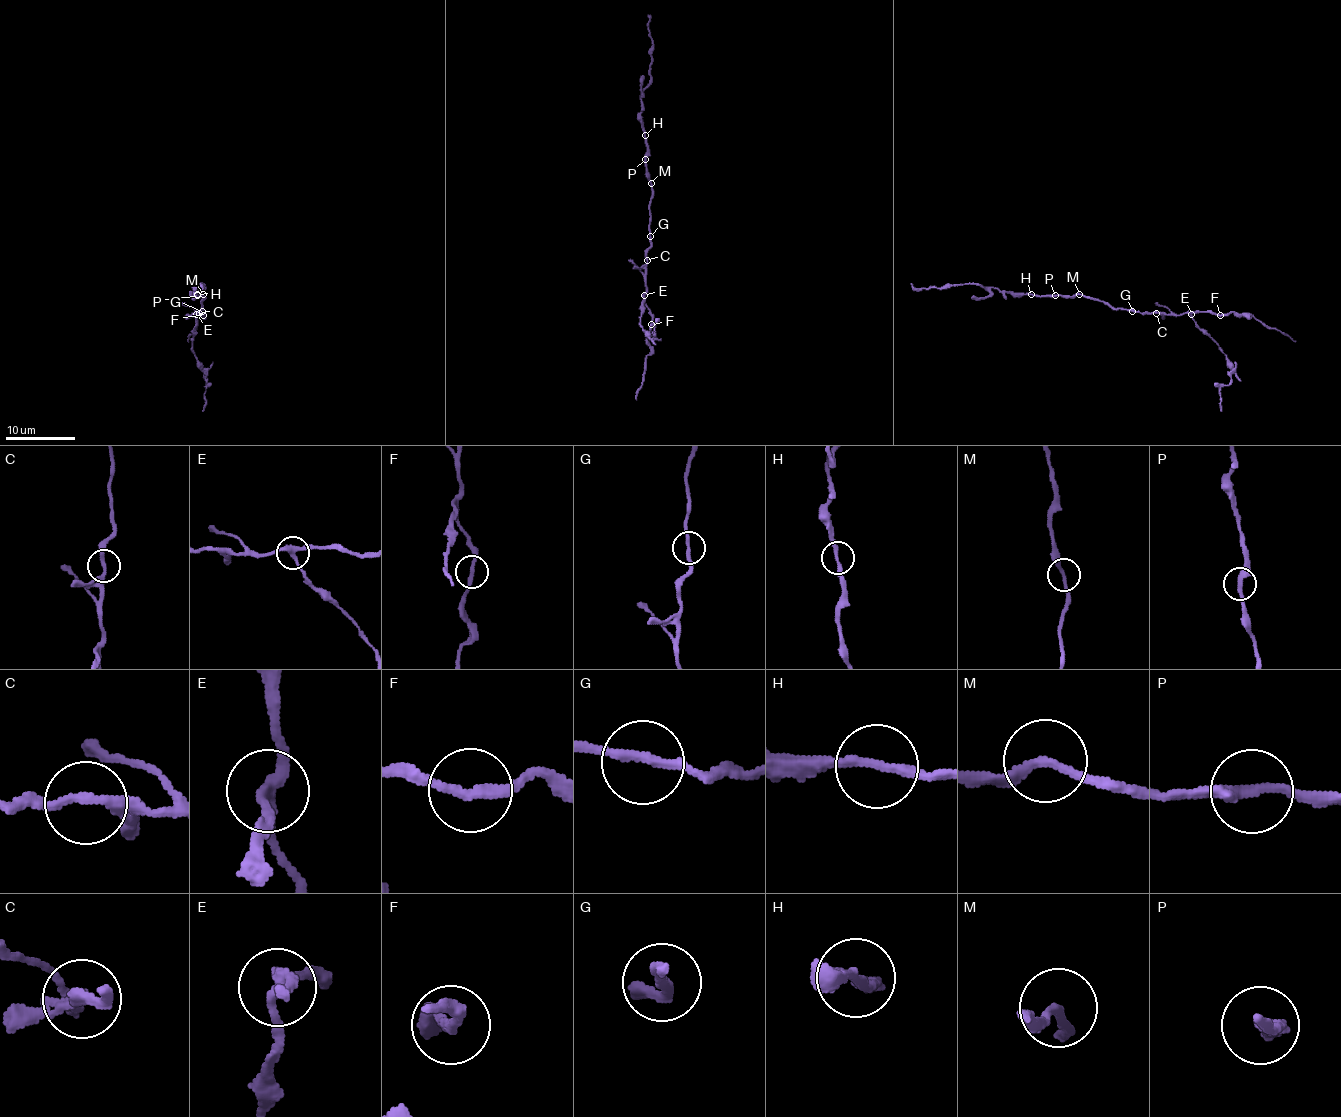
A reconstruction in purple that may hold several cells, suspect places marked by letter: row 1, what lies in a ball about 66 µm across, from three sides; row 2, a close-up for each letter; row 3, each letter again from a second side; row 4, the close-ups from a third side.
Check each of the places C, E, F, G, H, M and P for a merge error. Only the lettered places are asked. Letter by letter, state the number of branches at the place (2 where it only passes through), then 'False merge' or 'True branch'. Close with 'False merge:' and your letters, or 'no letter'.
C: Branches: 2. True branch
E: Branches: 3. False merge
F: Branches: 2. True branch
G: Branches: 2. True branch
H: Branches: 2. False merge
M: Branches: 2. True branch
P: Branches: 2. True branch
False merge: E, H

